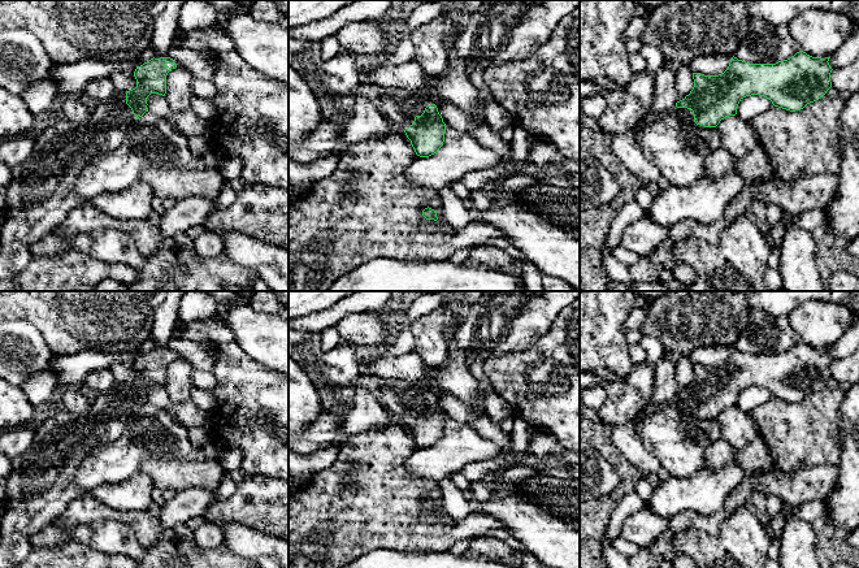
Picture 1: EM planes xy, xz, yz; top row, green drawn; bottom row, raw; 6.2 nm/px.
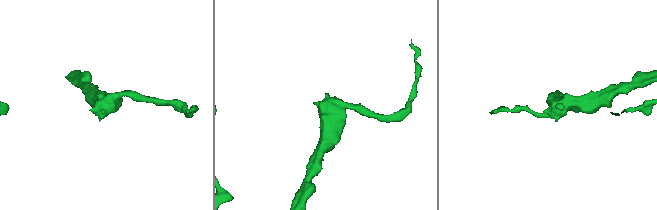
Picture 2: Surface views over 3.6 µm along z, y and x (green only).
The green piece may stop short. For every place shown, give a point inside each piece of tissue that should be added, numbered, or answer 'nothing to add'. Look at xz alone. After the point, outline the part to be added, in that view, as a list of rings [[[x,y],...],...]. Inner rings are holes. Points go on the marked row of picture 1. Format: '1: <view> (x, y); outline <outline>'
1: xz (399, 107); outline [[[364,87],[383,116],[398,129],[408,129],[416,116],[421,116],[428,105],[435,104],[424,94],[413,94],[398,87]]]

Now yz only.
1: yz (684, 115); outline [[[674,108],[673,113],[677,116],[677,118],[684,123],[684,125],[697,125],[694,122],[694,114],[691,109],[687,108]]]

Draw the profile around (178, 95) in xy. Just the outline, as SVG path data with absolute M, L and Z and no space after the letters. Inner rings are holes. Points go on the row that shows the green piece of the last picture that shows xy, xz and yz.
M181 66L168 73L165 99L173 112L185 112L191 108L192 82L191 73Z

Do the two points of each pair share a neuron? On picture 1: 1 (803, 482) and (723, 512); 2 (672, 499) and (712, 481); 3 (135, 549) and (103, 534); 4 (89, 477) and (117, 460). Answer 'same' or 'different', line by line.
1: same
2: same
3: same
4: same

